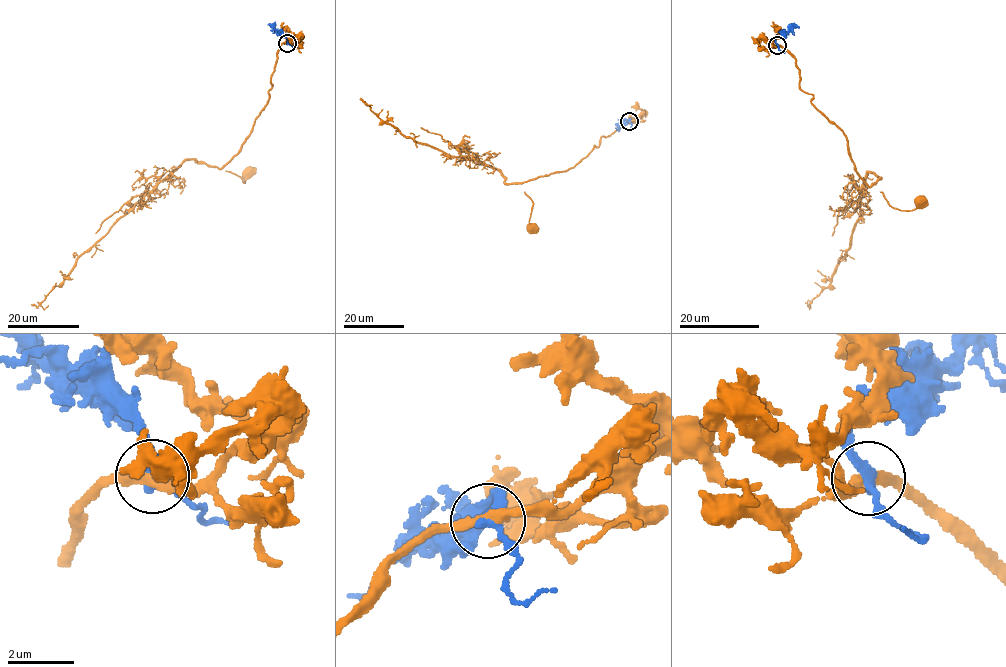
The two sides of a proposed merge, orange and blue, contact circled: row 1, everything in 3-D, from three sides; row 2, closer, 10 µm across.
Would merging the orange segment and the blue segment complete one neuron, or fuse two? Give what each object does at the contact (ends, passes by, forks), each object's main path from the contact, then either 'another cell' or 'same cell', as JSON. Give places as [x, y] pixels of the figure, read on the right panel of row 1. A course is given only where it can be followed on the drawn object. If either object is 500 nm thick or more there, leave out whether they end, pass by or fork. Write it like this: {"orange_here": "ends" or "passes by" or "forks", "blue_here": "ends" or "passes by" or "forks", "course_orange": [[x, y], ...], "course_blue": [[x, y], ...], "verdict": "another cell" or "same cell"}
{"orange_here": "passes by", "blue_here": "passes by", "course_orange": [[778, 46], [795, 59], [799, 87], [846, 137], [857, 173], [893, 207], [914, 210], [920, 202]], "course_blue": [[778, 46], [775, 39], [798, 28]], "verdict": "another cell"}

